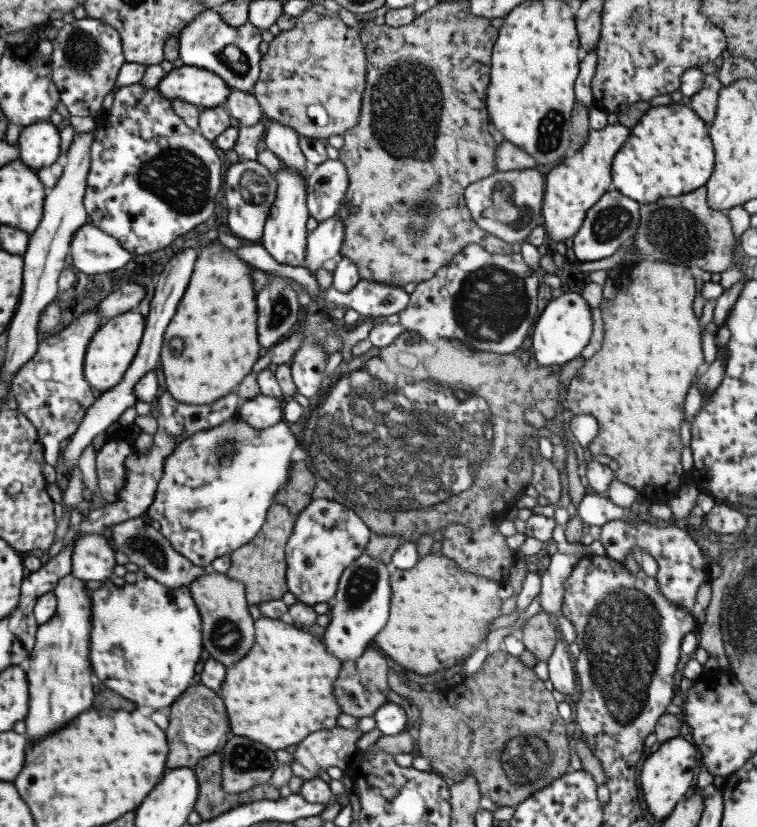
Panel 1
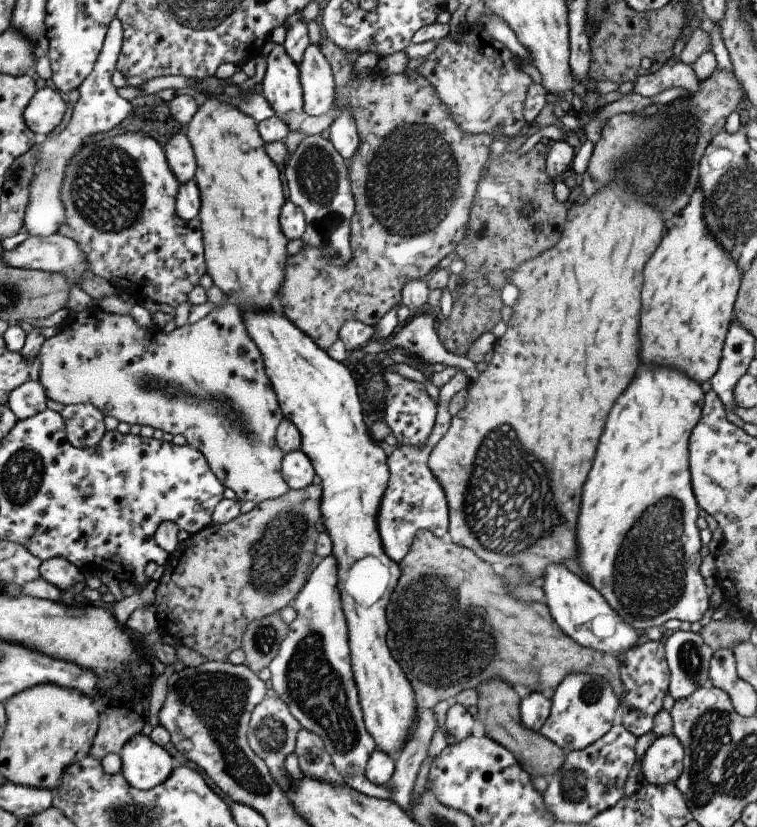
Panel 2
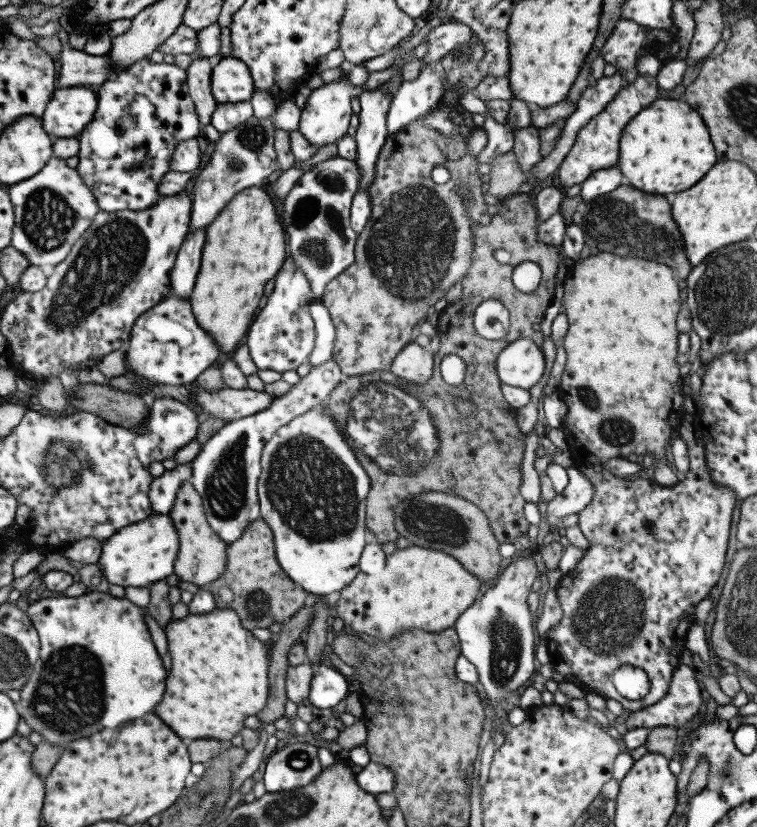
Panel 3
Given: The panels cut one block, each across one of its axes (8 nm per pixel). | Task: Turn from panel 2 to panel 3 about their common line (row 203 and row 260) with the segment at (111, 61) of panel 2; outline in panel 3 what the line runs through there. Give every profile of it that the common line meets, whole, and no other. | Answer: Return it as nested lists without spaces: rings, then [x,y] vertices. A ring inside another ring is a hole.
[[[54,156],[38,174],[6,189],[15,213],[11,246],[21,252],[32,266],[56,267],[63,262],[100,212],[94,194],[84,184],[76,168],[70,168],[66,159]]]

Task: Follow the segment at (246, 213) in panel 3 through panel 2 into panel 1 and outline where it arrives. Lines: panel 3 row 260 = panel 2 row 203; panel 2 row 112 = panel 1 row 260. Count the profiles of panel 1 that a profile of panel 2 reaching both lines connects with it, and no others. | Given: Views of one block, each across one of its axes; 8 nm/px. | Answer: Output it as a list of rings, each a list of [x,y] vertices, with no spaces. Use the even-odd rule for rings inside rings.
[[[216,241],[197,253],[196,264],[190,282],[178,308],[164,334],[159,368],[163,388],[170,391],[174,399],[191,405],[205,405],[235,392],[240,381],[251,372],[258,357],[263,353],[257,332],[257,290],[252,282],[252,266],[229,250],[225,243]],[[180,338],[184,348],[176,352],[170,348],[170,340]]]

